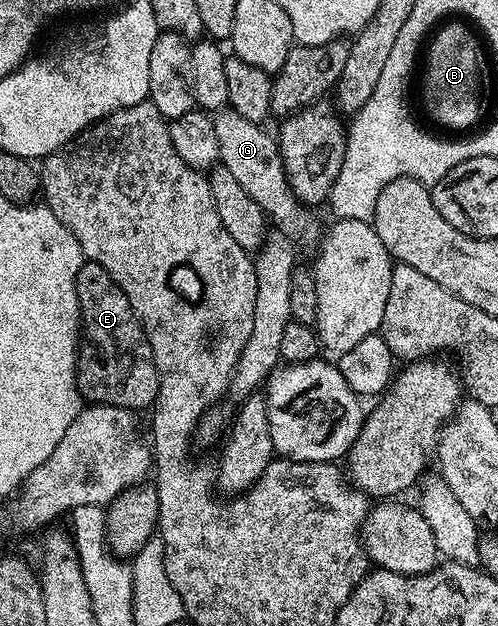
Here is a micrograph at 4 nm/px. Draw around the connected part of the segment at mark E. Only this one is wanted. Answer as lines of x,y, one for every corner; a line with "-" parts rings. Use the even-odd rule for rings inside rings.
86,261
83,262
80,273
76,273
76,297
78,298
78,317
80,320
80,342
78,344
78,394
82,396
87,404
103,403
113,407
129,407
131,411
141,412
141,407
153,408
154,399
158,396
158,370
154,364
152,345
146,340
146,334
142,328
141,321
136,317
132,305
128,305
128,297
124,297
124,289
112,281
112,277
100,265

